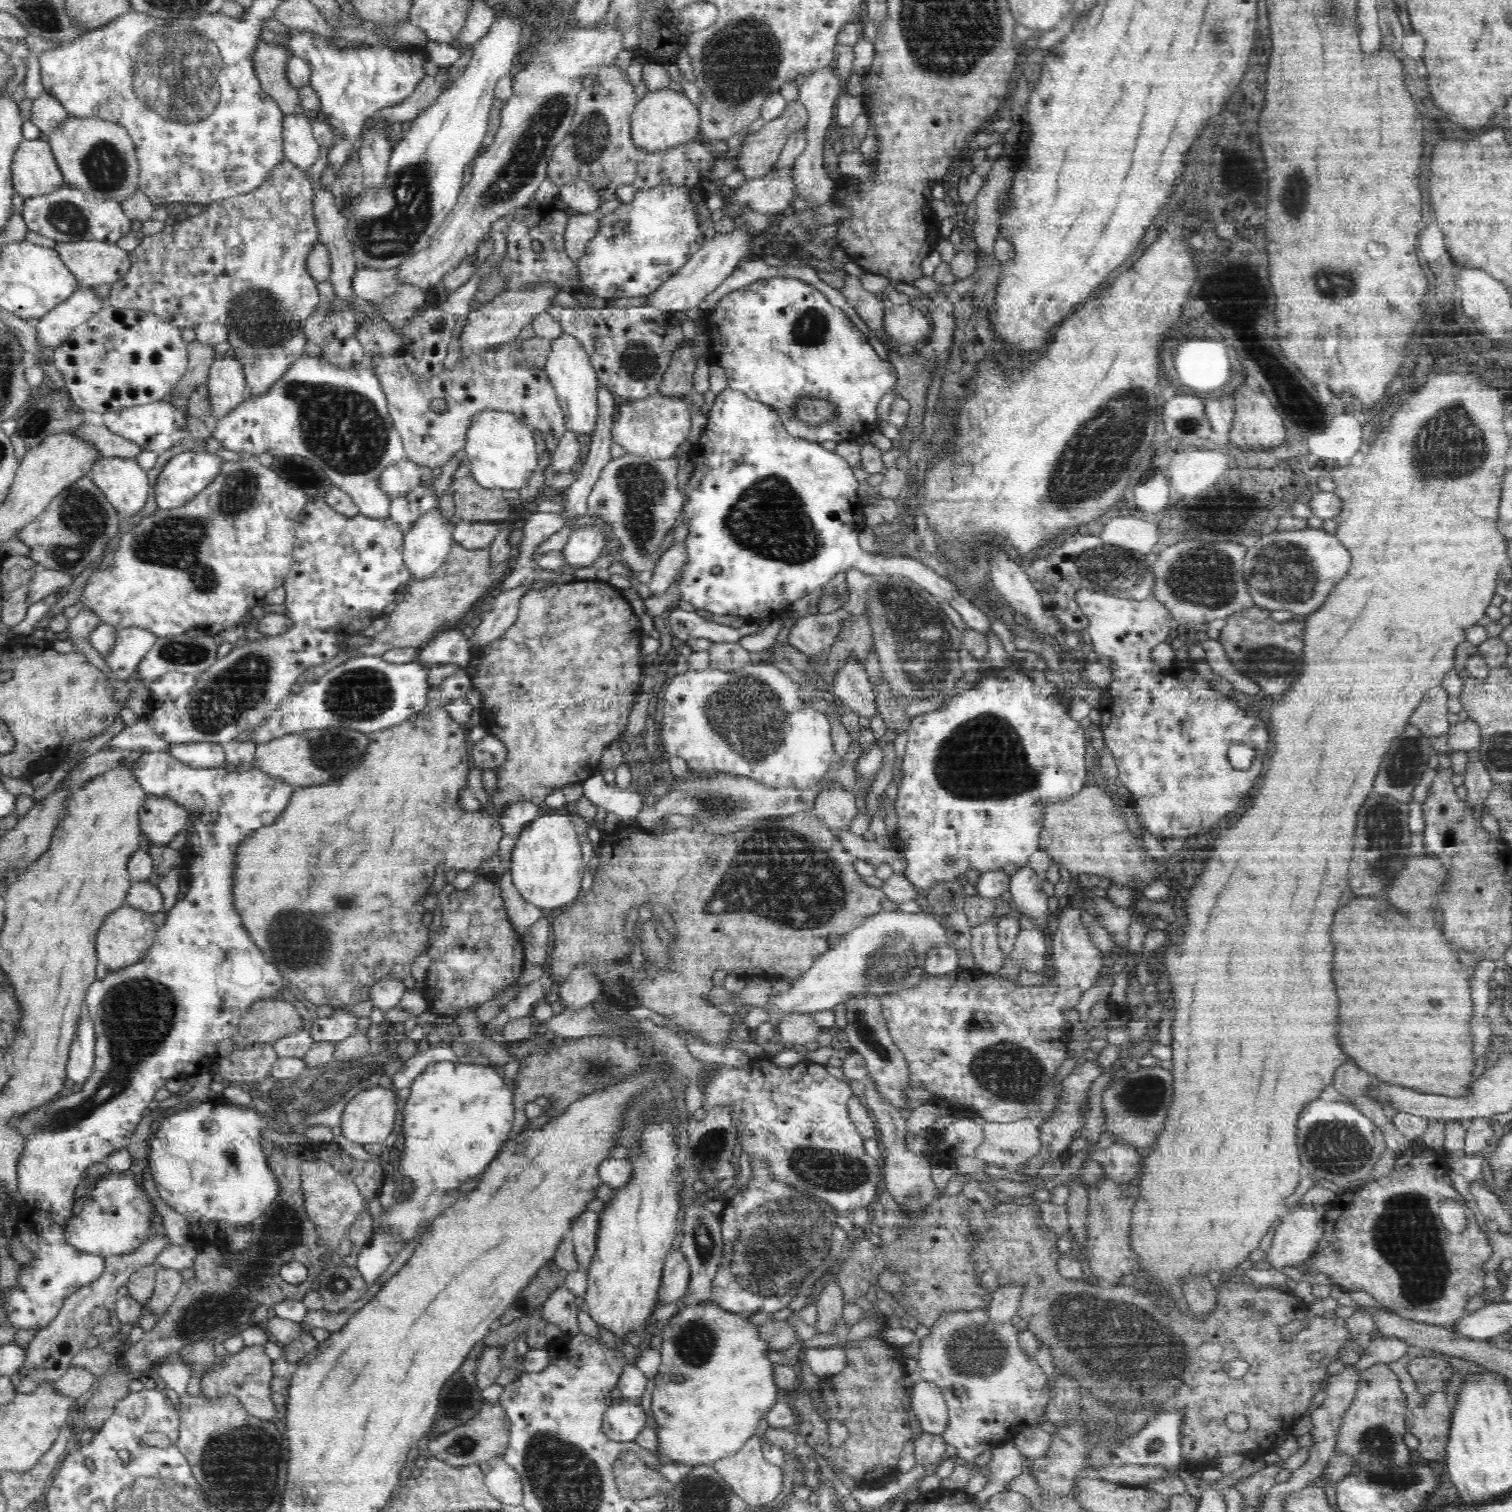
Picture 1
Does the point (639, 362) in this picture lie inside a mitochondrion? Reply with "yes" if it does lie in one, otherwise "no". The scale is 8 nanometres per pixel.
yes

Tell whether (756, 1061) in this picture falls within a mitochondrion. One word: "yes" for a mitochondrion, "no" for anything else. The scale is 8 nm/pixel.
no

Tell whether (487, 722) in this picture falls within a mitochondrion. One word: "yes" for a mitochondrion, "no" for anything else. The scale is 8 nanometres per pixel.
no

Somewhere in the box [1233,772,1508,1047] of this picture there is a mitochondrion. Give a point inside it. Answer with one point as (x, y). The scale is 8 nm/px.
(1382, 827)

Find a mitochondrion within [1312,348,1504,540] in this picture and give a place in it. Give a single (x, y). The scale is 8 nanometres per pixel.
(1449, 446)

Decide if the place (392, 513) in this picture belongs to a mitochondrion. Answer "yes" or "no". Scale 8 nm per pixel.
no

